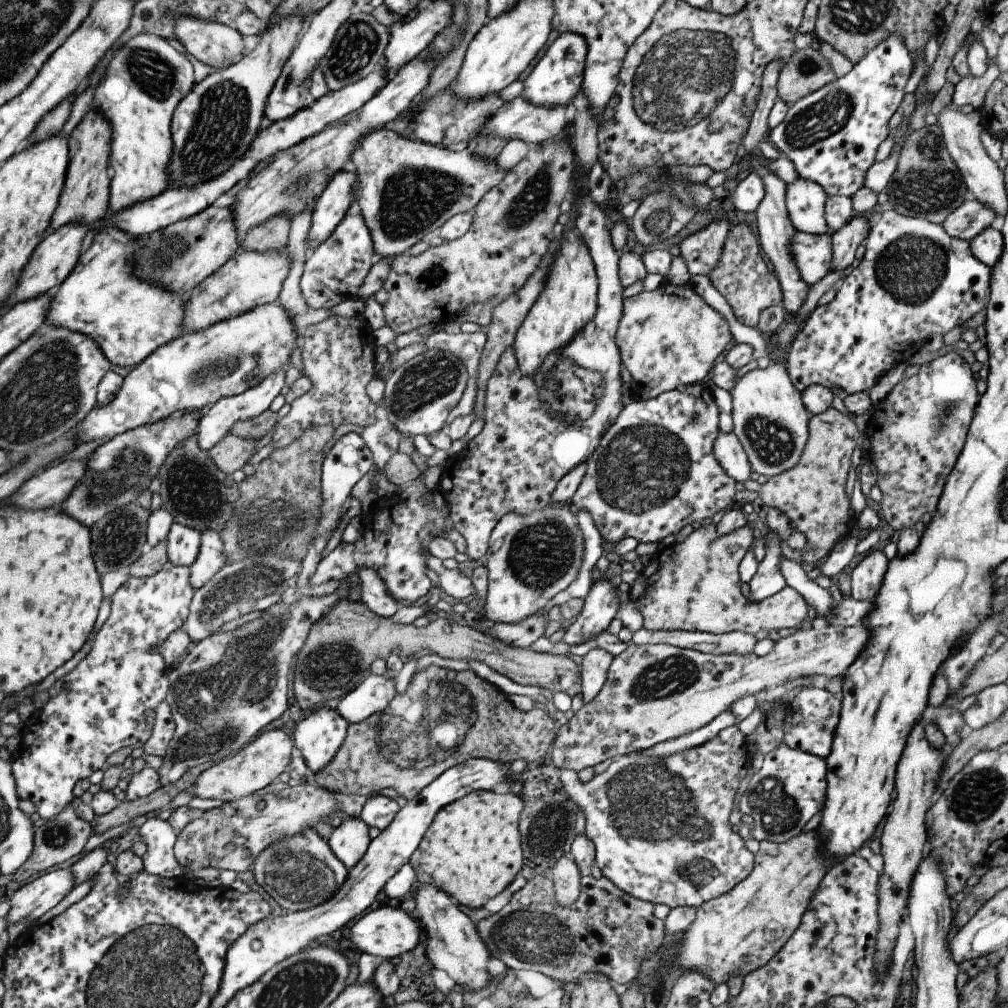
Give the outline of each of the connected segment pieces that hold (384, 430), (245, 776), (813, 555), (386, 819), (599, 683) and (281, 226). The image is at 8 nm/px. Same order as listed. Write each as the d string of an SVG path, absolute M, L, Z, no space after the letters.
M375 420L371 425L365 426L359 436L371 452L372 462L379 470L385 467L387 460L396 452L401 438L389 420Z
M270 730L259 734L251 742L245 744L237 753L229 755L218 763L213 763L210 768L201 772L189 793L200 799L233 801L255 791L263 789L277 779L277 776L286 771L291 760L292 738L284 730Z
M833 407L826 408L808 420L808 439L798 463L759 485L757 493L761 502L783 512L789 526L805 536L806 546L800 561L808 563L827 556L833 545L848 534L854 522L849 516L845 480L851 452L859 440L860 432L851 416L839 413Z
M373 794L373 796L367 796L359 818L365 826L381 831L393 821L399 808L395 800L383 796L383 794Z
M601 648L589 650L582 656L579 668L579 687L583 703L591 702L595 694L601 690L613 658Z
M285 213L277 214L250 229L243 238L240 247L256 252L283 249L288 243L289 226L290 218Z

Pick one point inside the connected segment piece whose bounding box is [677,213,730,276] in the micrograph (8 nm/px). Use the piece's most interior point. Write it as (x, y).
(699, 251)

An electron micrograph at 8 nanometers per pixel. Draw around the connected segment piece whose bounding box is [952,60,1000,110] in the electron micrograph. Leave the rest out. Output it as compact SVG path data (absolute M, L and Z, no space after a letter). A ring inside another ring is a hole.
M994 60L991 61L991 64L988 64L985 74L981 74L981 76L967 74L965 78L961 78L954 85L952 104L957 107L969 104L969 106L978 110L982 107L989 86L997 79L999 74Z

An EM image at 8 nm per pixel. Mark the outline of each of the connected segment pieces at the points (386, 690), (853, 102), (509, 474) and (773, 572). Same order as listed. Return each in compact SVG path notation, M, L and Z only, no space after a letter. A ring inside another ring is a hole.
M387 672L382 676L368 673L364 680L347 695L339 699L335 706L337 714L348 724L361 722L371 714L385 711L396 692L393 674Z
M893 32L871 48L848 74L821 86L808 96L791 104L783 121L769 131L768 139L777 152L785 154L794 166L795 176L817 183L827 197L851 197L861 186L869 165L874 161L877 146L890 134L888 122L901 105L904 87L912 72L909 50L901 42L901 34Z
M572 162L572 173L570 176L570 192L568 196L569 202L573 200L572 206L574 207L574 226L576 232L584 240L586 247L588 248L591 260L594 264L594 269L597 275L597 292L596 292L596 311L594 317L583 325L581 330L578 330L575 338L568 342L568 345L563 345L562 348L554 350L549 353L547 358L543 360L539 366L534 370L532 375L524 375L517 366L517 361L514 358L514 349L507 347L500 354L499 360L486 380L486 389L484 392L484 423L480 432L470 439L464 448L457 454L452 456L451 459L447 459L441 465L441 474L438 480L436 489L439 490L445 506L448 508L448 520L451 521L452 528L457 530L465 540L465 556L468 556L471 560L480 559L488 551L488 538L491 530L497 524L499 518L501 518L507 512L514 512L515 514L529 514L529 511L537 510L540 507L544 507L550 502L550 496L555 488L555 485L560 481L562 476L565 476L574 466L579 463L585 462L589 455L593 452L593 449L599 444L599 439L603 436L603 433L609 428L610 424L615 422L617 415L621 412L624 405L621 403L621 377L619 377L619 366L621 366L620 354L615 342L615 333L617 325L621 316L623 297L621 297L622 286L620 285L617 269L618 269L618 252L613 248L610 241L610 234L608 233L609 225L607 222L606 211L599 208L599 205L591 200L588 195L588 181L582 183L584 176L580 166L575 162ZM578 183L580 187L573 191L573 185Z
M769 531L765 537L765 554L758 562L753 578L748 582L750 597L748 601L760 602L786 586L785 579L781 574L779 538L773 531Z

